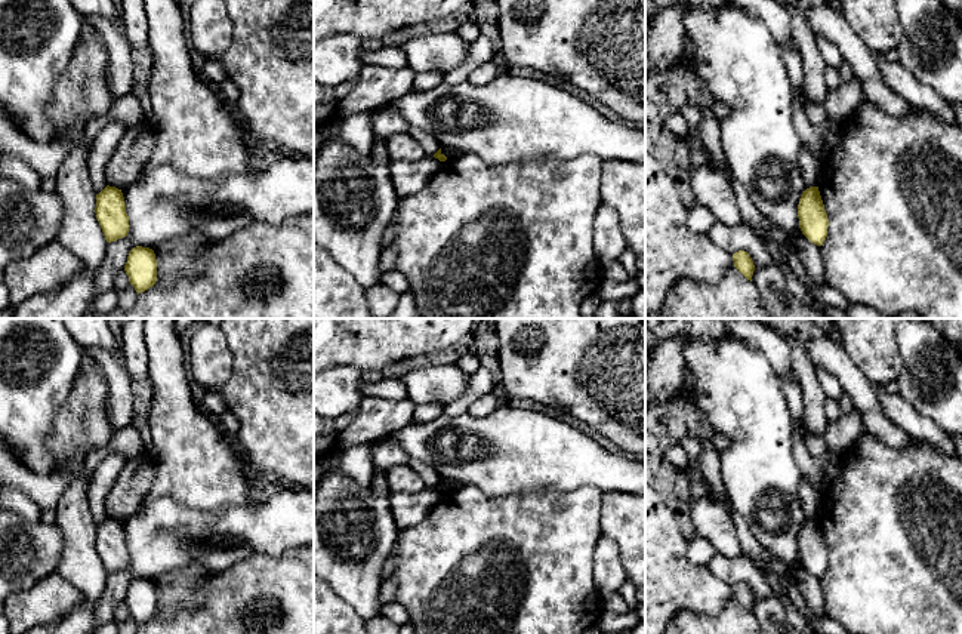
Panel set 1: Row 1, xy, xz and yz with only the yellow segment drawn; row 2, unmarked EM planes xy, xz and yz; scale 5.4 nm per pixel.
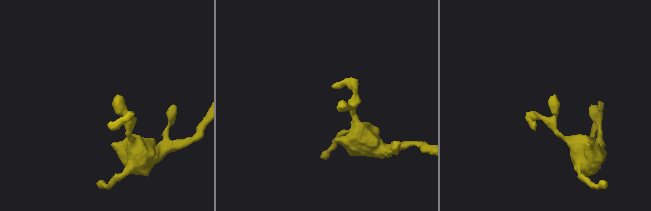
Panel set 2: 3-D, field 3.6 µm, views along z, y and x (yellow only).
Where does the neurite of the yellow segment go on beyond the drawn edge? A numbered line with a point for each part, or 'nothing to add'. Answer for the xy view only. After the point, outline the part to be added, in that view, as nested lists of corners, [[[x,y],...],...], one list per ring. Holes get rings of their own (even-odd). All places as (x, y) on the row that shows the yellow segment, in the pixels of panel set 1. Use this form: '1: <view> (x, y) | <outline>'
nothing to add

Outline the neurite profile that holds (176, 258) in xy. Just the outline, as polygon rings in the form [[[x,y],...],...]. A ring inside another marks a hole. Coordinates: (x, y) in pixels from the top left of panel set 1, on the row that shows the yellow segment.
[[[198,233],[167,240],[154,247],[157,281],[172,286],[181,277],[195,277],[203,271],[203,253],[212,240]]]

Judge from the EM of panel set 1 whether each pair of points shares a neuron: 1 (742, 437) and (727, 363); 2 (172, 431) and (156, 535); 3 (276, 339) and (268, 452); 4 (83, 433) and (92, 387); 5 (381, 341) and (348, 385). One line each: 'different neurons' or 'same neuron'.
1: same neuron
2: different neurons
3: same neuron
4: same neuron
5: different neurons

